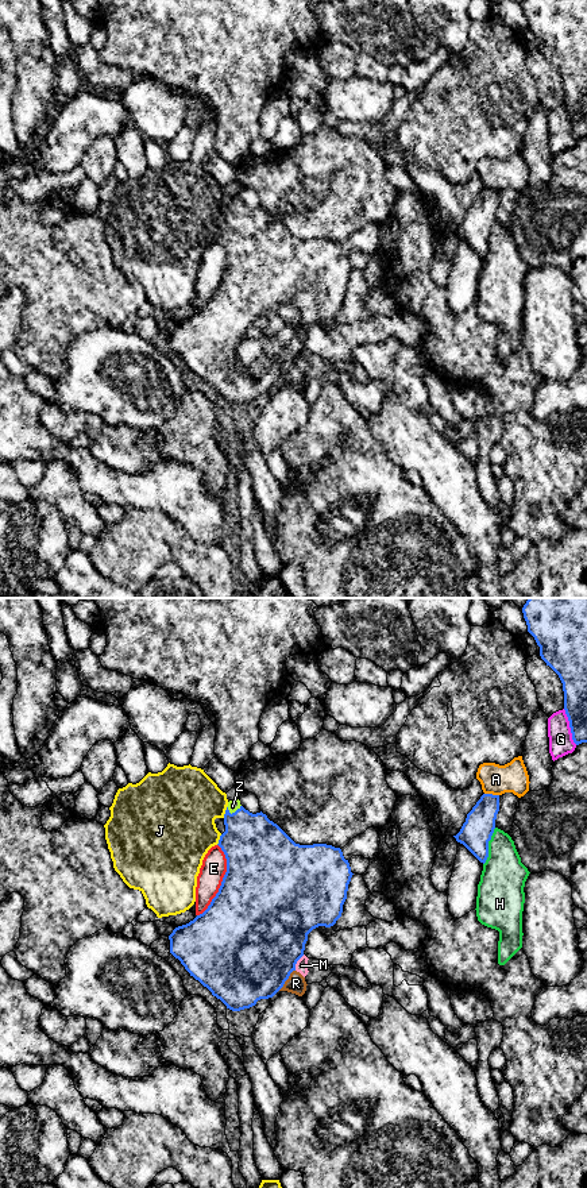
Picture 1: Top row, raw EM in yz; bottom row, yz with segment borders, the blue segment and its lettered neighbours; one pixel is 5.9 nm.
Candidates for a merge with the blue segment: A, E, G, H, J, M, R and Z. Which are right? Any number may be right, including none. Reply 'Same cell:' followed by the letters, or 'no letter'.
Same cell: Z

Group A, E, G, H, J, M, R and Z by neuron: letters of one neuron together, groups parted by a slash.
A / E / G / H / J / M R / Z

